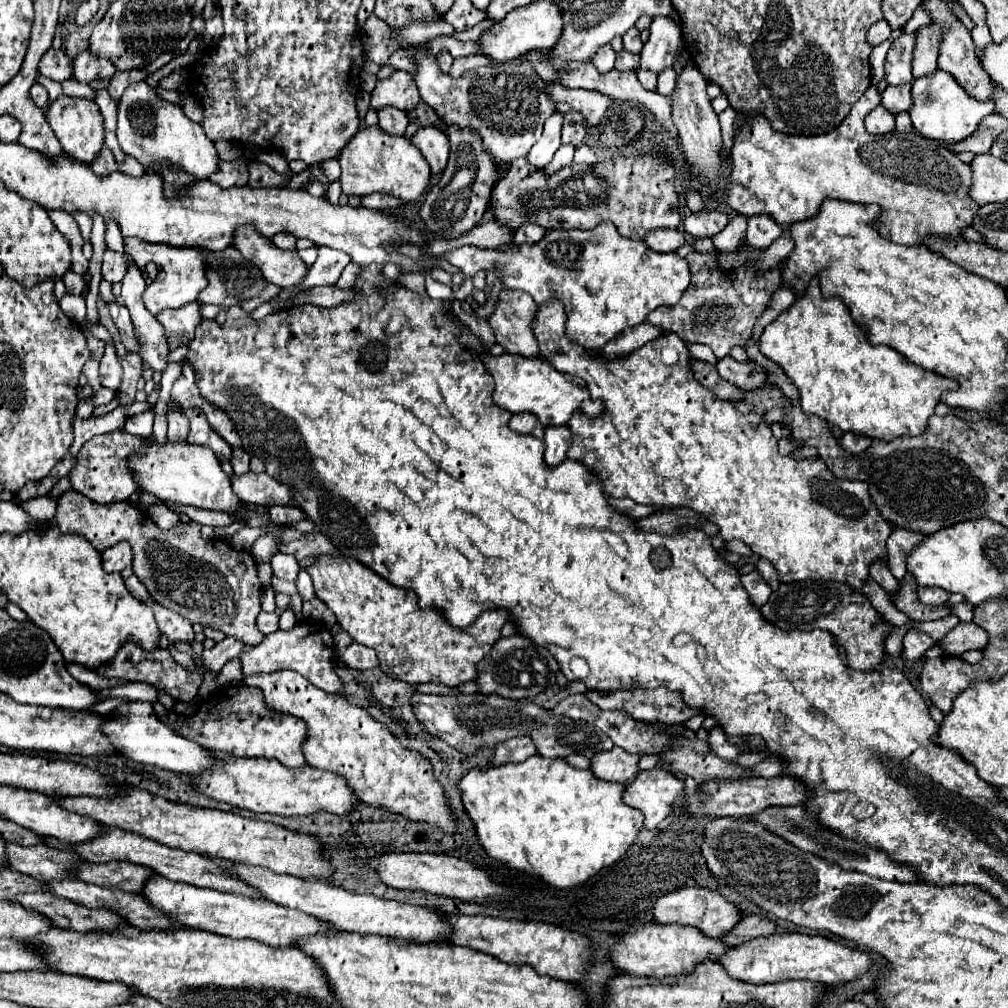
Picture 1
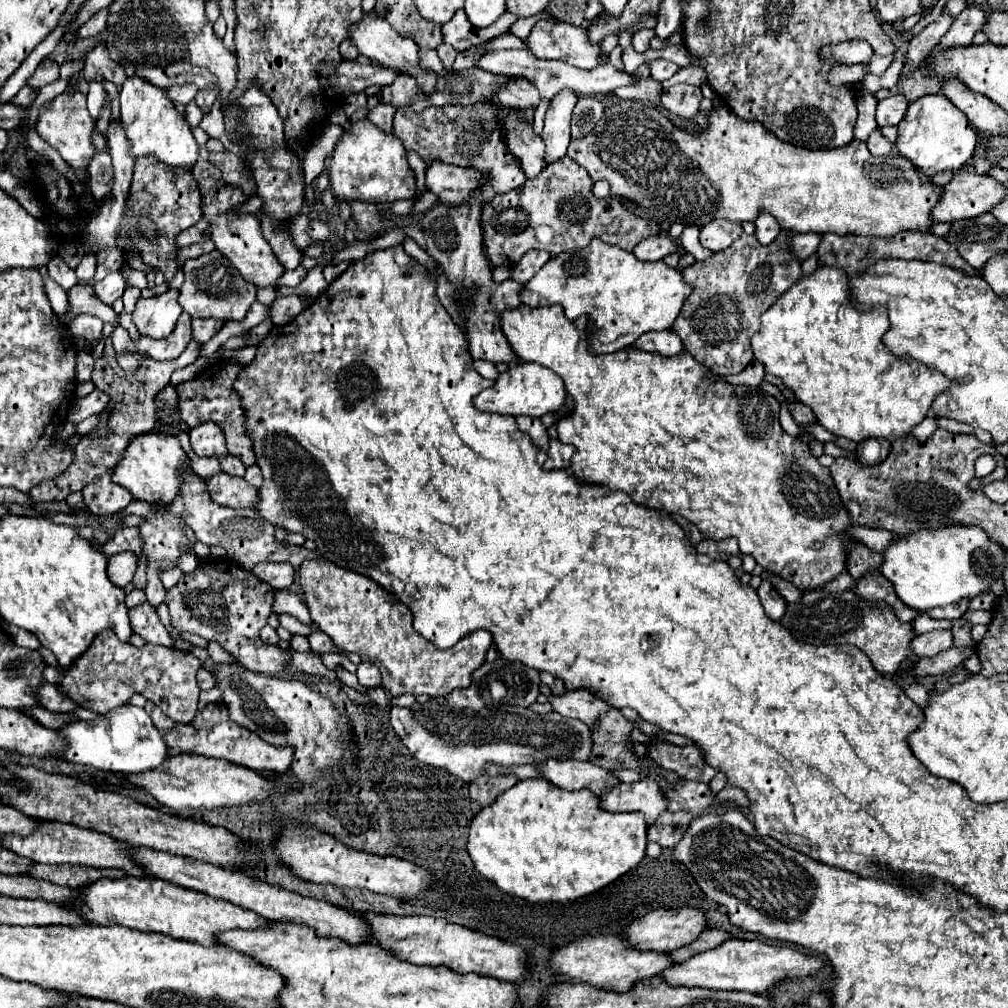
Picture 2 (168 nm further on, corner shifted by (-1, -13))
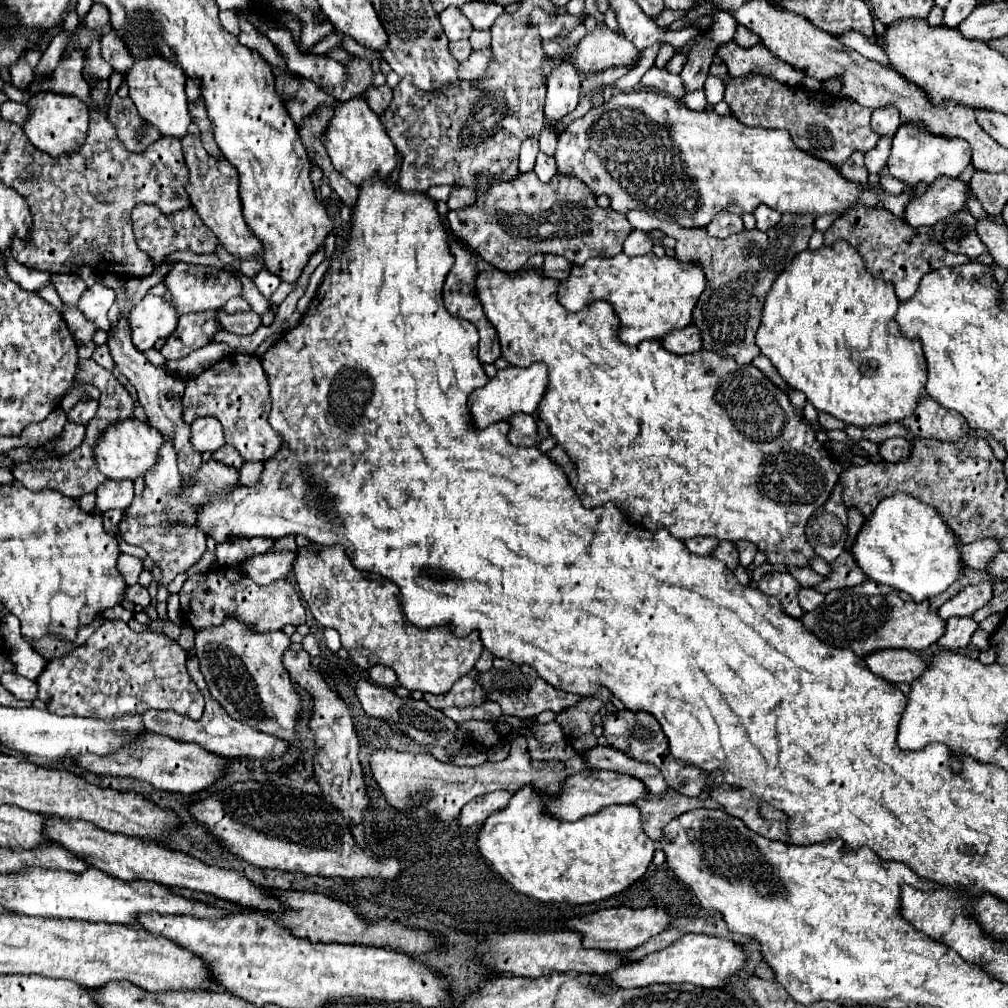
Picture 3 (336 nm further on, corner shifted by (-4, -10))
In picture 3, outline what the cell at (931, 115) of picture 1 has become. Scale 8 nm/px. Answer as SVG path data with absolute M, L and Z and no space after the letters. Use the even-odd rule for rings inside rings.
M904 124L892 138L892 152L888 158L890 176L902 180L908 186L916 186L918 182L932 184L940 176L956 178L970 164L970 146L964 140L946 140L940 136L932 136L914 124Z

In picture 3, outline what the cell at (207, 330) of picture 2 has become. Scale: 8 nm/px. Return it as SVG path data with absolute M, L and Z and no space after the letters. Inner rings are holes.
M220 312L218 314L218 322L222 324L222 328L226 328L228 332L234 332L234 334L252 334L258 326L260 326L260 316L256 312L238 312L238 314L226 314L226 312Z

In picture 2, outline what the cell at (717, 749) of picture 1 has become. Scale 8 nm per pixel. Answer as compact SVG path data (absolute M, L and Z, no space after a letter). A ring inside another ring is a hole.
M653 743L649 755L659 763L663 765L665 769L669 771L677 771L683 779L695 779L695 781L703 781L703 783L709 783L717 773L719 769L711 767L705 757L703 757L703 751L699 751L699 767L695 765L695 755L685 751L685 747L675 747L675 745L669 745L669 743Z

